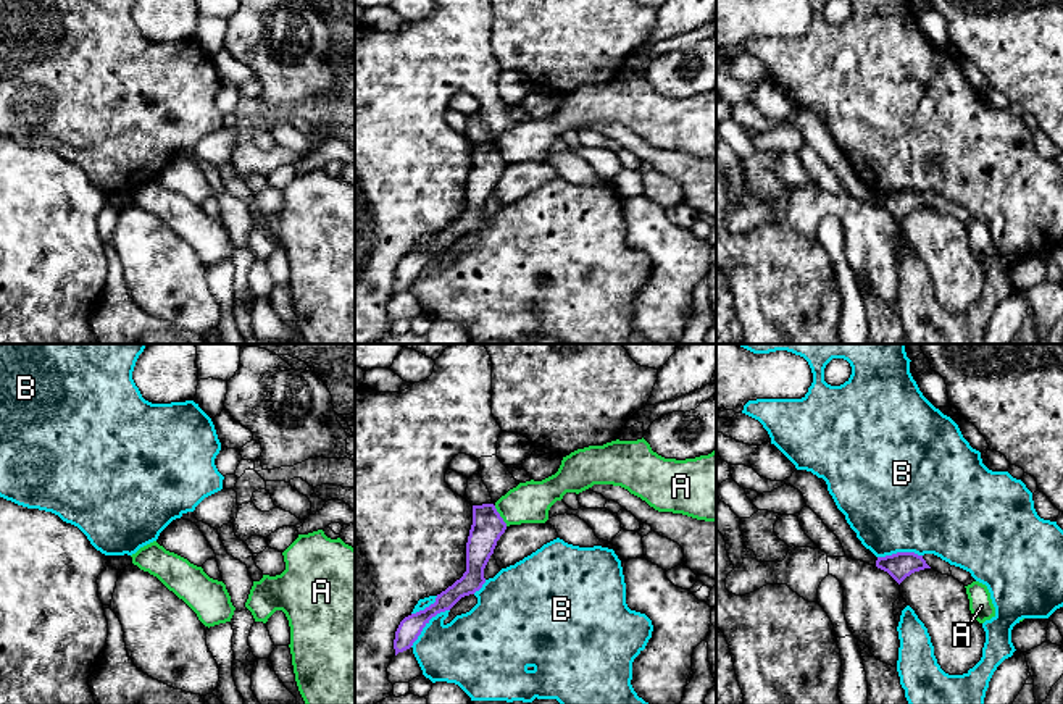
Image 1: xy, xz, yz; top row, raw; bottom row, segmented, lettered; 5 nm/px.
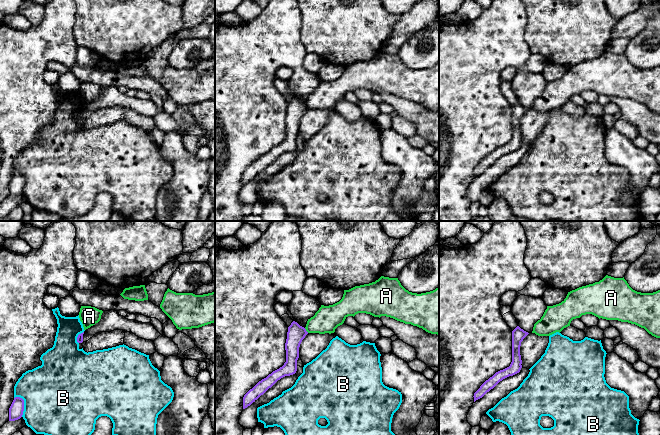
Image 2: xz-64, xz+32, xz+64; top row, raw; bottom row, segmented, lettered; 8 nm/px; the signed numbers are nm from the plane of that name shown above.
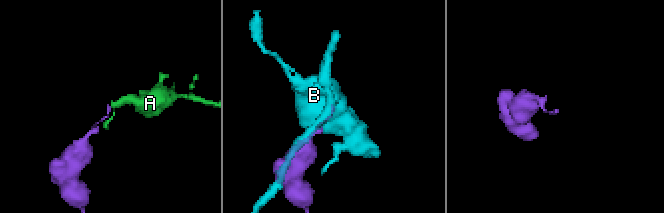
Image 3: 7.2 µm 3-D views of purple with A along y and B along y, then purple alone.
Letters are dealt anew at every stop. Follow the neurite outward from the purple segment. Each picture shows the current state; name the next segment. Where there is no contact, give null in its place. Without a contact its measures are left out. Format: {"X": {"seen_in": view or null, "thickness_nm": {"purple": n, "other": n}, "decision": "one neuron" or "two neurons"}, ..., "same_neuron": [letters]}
{"A": {"seen_in": "xz", "thickness_nm": {"purple": 160, "other": 200}, "decision": "two neurons"}, "B": {"seen_in": "xz", "thickness_nm": {"purple": 120, "other": 340}, "decision": "two neurons"}, "same_neuron": []}

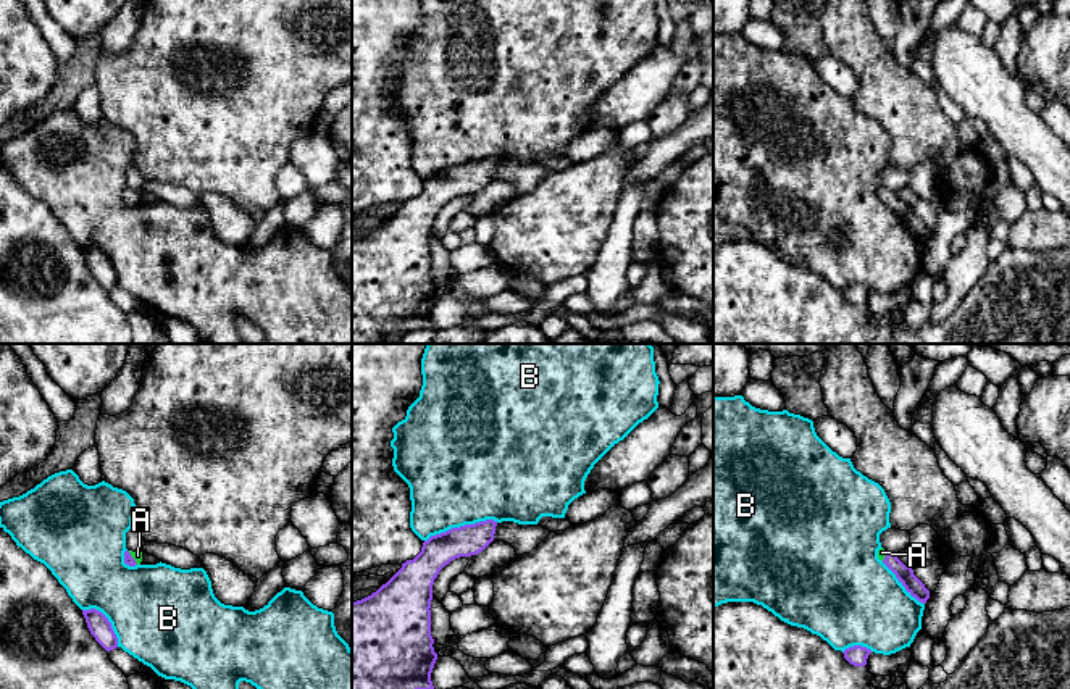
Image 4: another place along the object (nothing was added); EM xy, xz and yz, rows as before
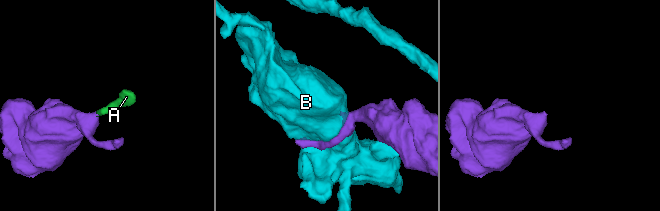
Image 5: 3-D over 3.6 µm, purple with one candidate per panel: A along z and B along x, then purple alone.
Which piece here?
{"A": {"seen_in": "xy", "thickness_nm": {"purple": 50, "other": 50}, "decision": "one neuron"}, "B": {"seen_in": "xz", "thickness_nm": {"purple": 160, "other": 480}, "decision": "two neurons"}, "same_neuron": ["A"]}

